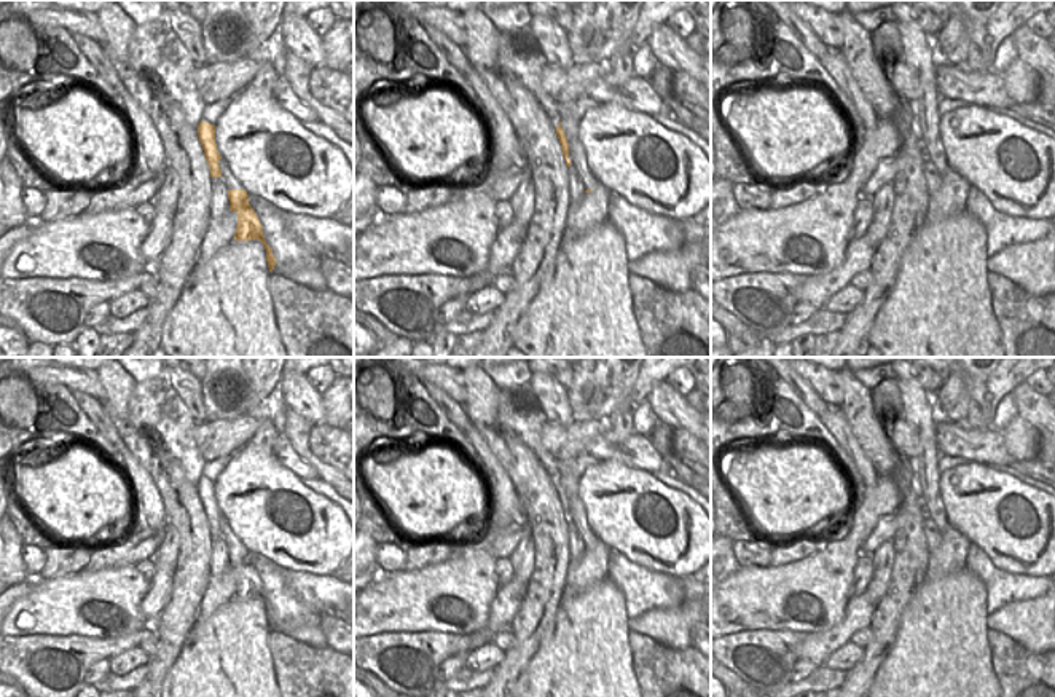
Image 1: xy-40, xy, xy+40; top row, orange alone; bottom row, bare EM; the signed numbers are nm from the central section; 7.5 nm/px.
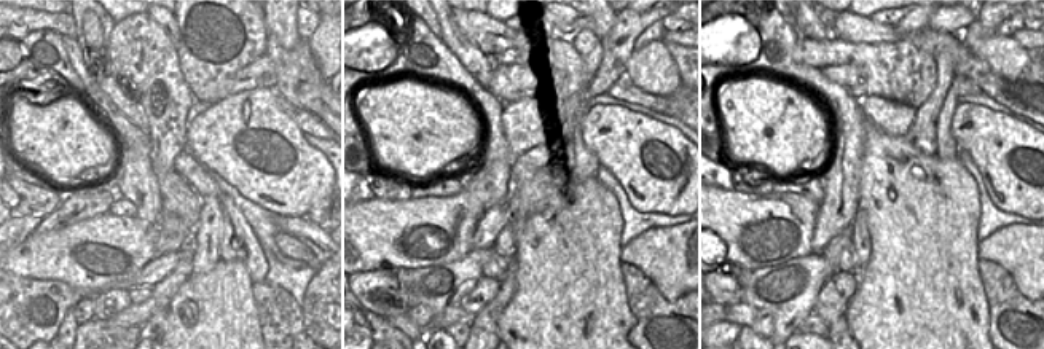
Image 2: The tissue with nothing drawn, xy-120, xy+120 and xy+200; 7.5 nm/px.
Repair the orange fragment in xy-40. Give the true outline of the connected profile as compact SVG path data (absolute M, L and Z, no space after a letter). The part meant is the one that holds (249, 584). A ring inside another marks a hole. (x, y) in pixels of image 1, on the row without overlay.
M201 478L198 482L198 494L210 526L210 534L212 536L220 534L223 538L228 547L229 568L237 571L237 584L236 584L234 597L236 598L252 598L252 597L261 598L266 606L268 625L273 630L277 617L273 612L273 606L266 601L261 581L255 568L249 561L247 549L236 538L228 522L222 517L217 507L215 483L207 478Z

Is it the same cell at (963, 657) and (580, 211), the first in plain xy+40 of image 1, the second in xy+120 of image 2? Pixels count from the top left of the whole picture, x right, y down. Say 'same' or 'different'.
same

